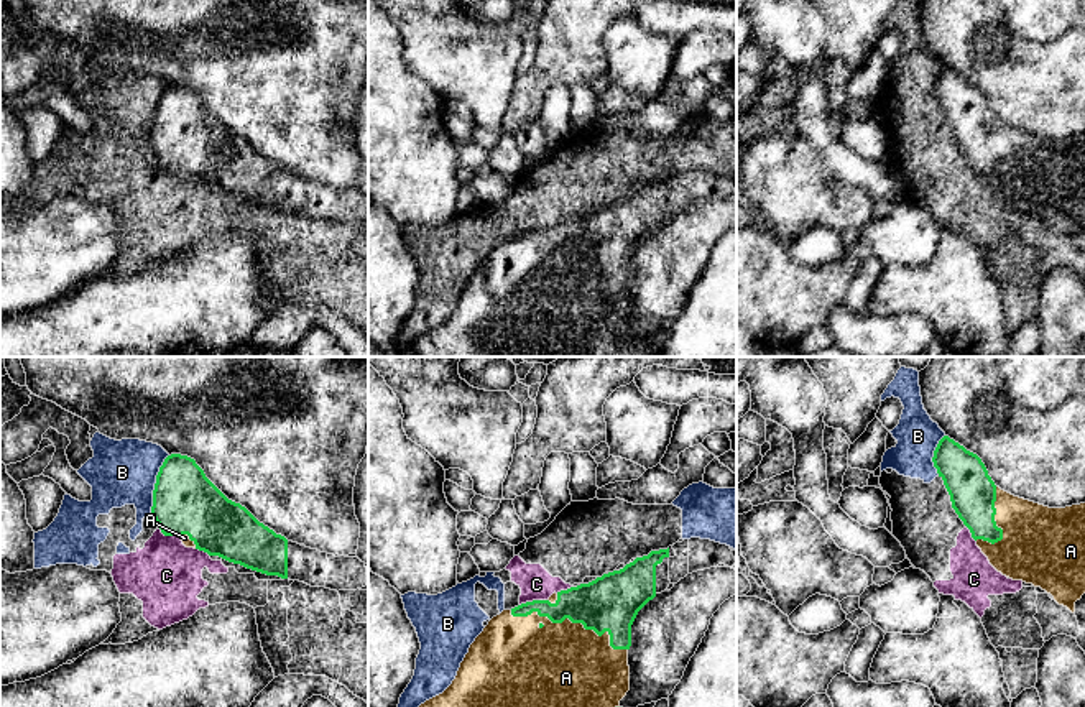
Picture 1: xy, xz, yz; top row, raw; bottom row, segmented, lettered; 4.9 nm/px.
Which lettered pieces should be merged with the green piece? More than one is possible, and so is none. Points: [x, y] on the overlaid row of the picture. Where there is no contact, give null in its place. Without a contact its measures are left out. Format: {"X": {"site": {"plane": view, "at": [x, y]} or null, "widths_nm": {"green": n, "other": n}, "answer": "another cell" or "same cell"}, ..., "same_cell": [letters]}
{"A": {"site": {"plane": "xz", "at": [572, 622]}, "widths_nm": {"green": 280, "other": 420}, "answer": "same cell"}, "B": {"site": {"plane": "xy", "at": [155, 484]}, "widths_nm": {"green": 320, "other": 320}, "answer": "another cell"}, "C": {"site": {"plane": "xz", "at": [533, 600]}, "widths_nm": {"green": 190, "other": 160}, "answer": "another cell"}, "same_cell": ["A"]}

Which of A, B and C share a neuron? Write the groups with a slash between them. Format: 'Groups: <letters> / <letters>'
Groups: A / B C

